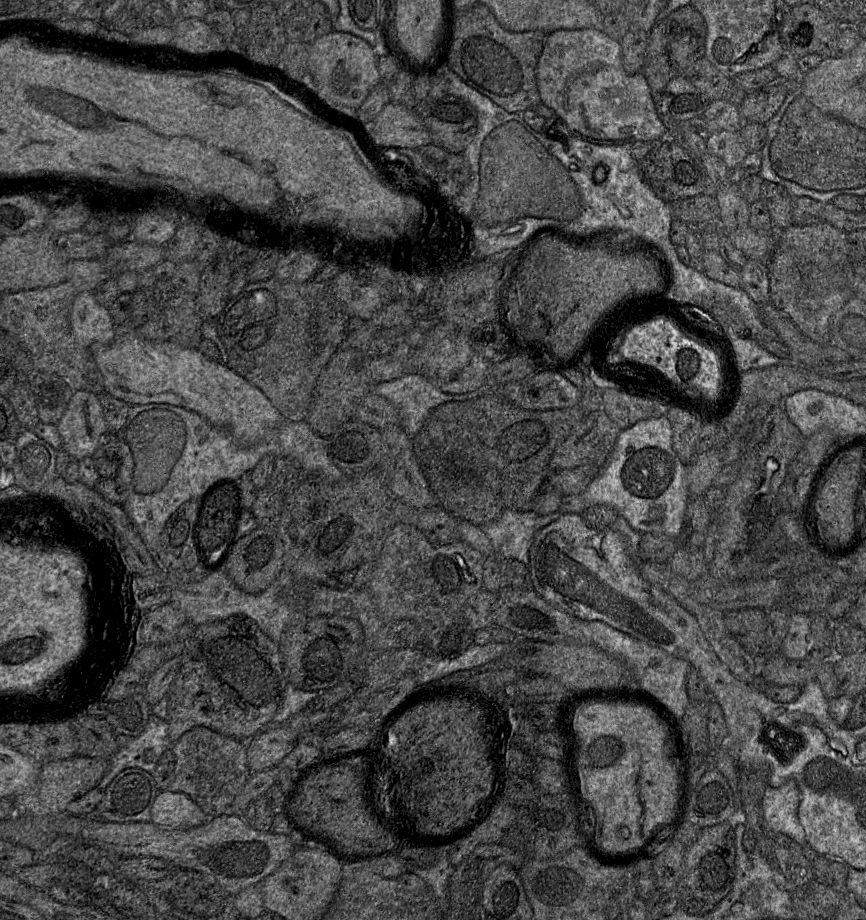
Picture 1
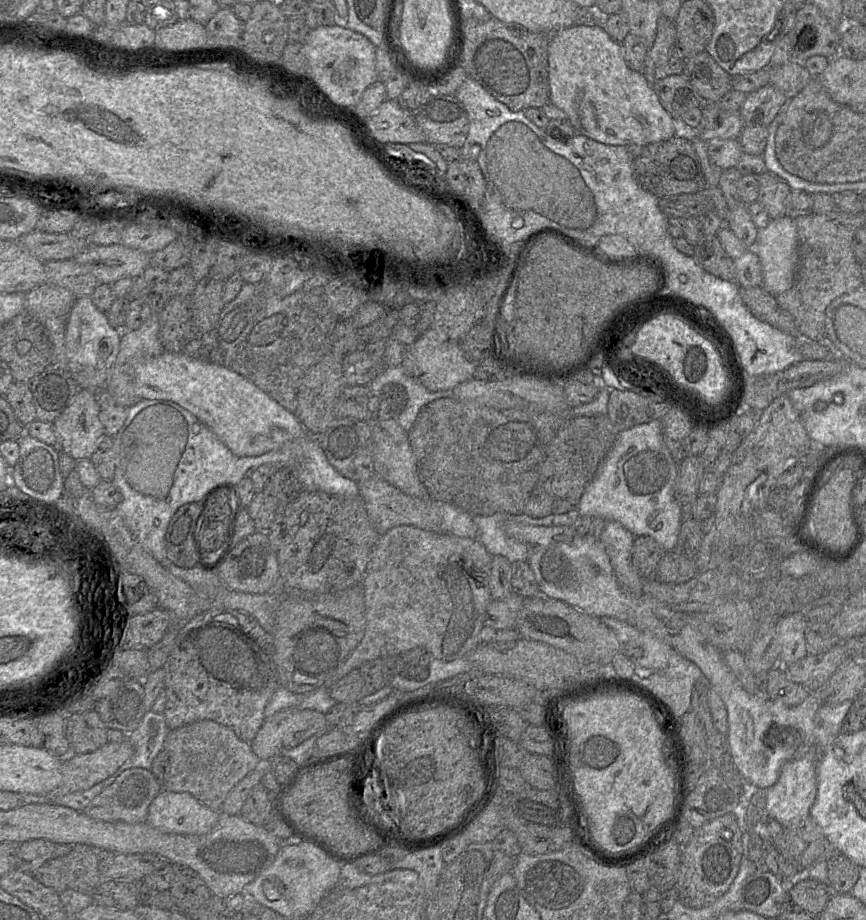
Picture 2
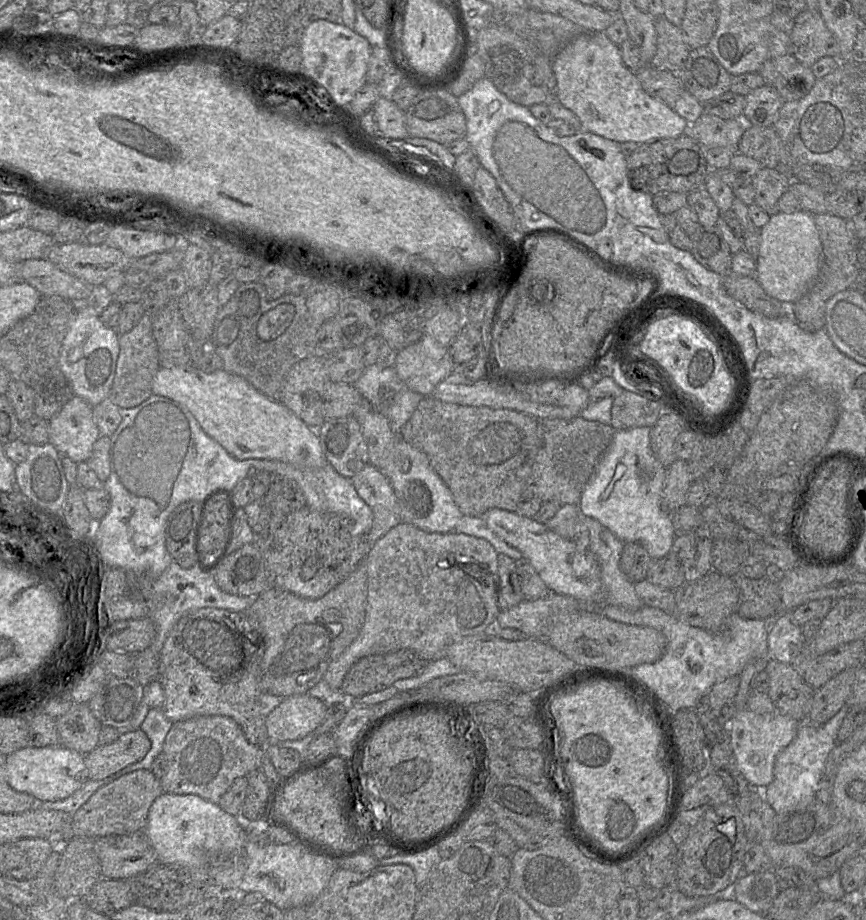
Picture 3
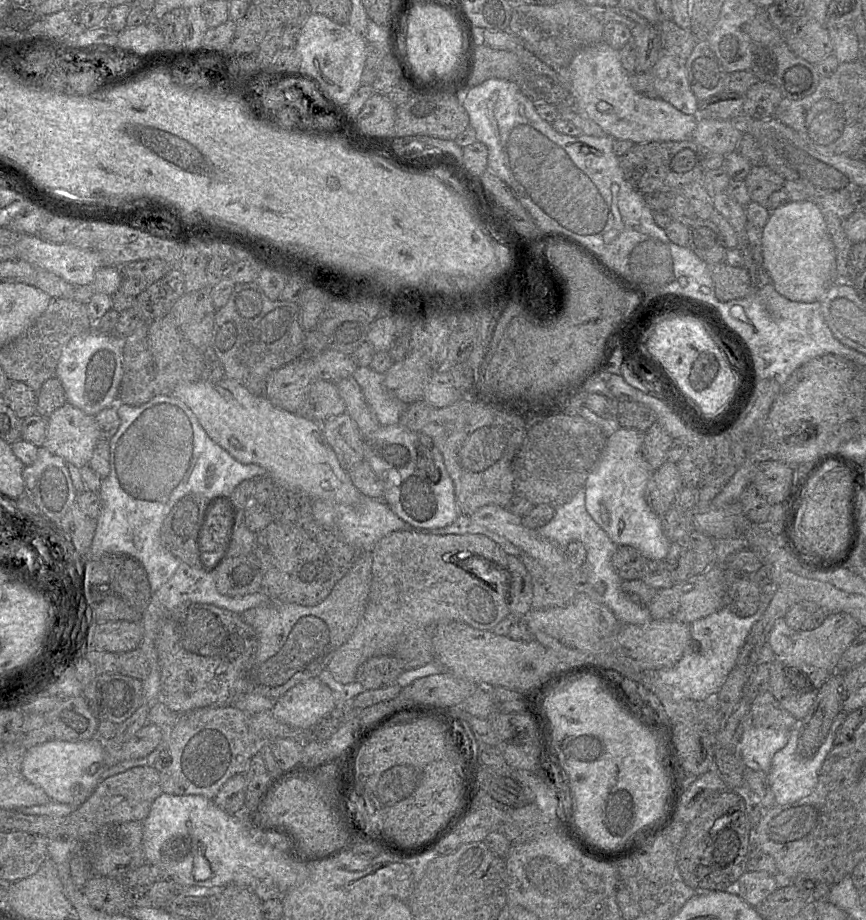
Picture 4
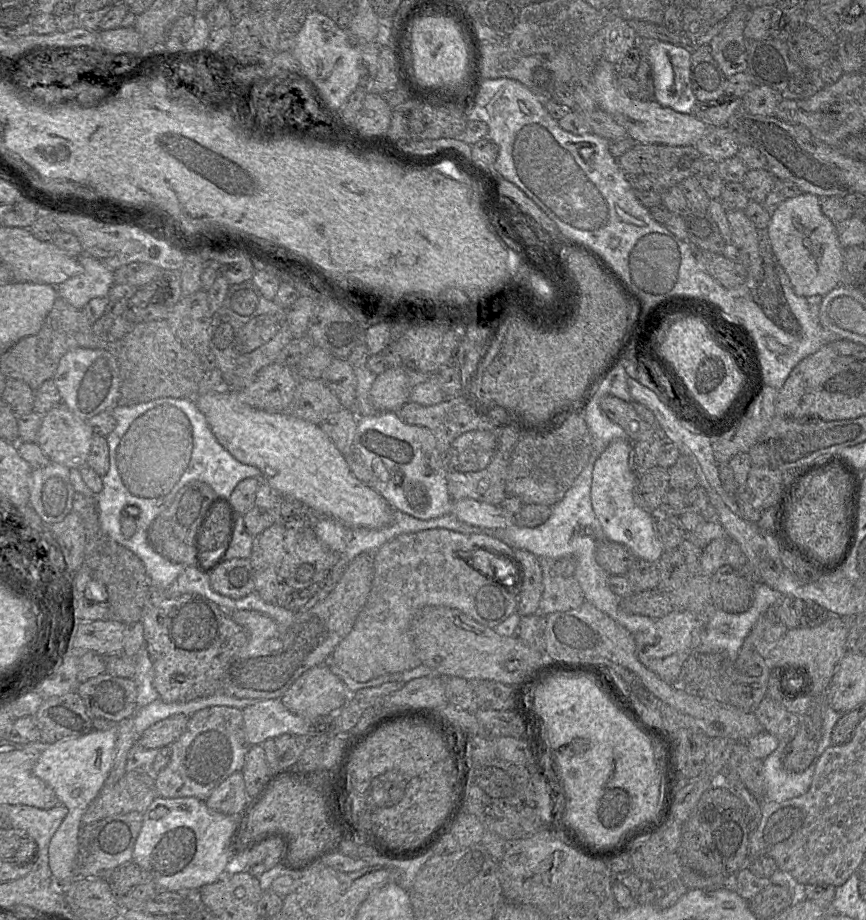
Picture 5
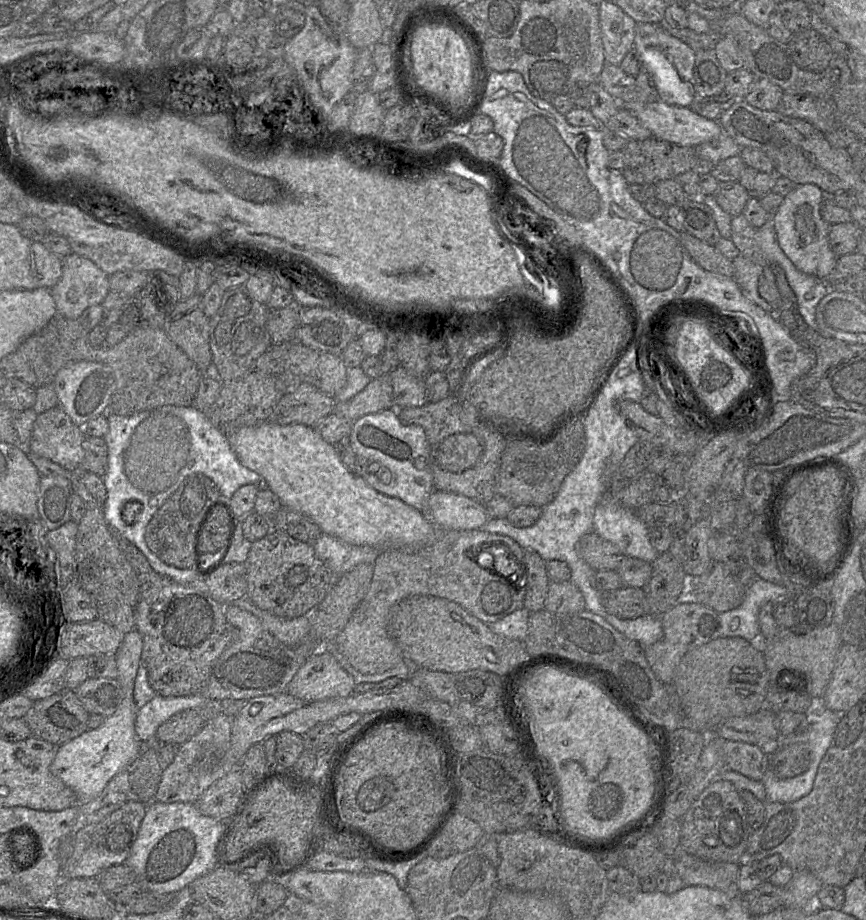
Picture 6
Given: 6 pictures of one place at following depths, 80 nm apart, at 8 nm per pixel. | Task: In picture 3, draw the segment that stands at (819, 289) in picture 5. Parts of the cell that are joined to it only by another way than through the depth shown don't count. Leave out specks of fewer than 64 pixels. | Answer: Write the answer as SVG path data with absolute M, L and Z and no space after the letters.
M800 210L793 213L778 211L760 228L760 245L756 258L755 277L764 291L772 298L784 304L793 304L810 288L819 274L822 256L822 244L817 230L814 214Z

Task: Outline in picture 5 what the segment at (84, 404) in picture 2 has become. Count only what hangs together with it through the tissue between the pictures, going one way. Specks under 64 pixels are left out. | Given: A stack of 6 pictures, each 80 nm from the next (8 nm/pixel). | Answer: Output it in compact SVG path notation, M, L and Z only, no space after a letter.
M61 403L42 416L36 443L51 462L61 464L69 469L81 469L86 466L90 453L92 429L88 420L77 417L69 408Z

